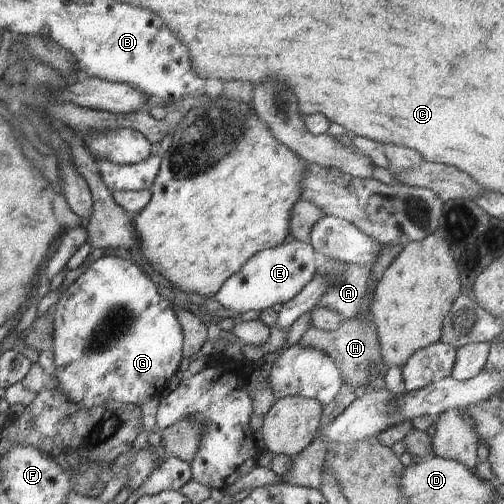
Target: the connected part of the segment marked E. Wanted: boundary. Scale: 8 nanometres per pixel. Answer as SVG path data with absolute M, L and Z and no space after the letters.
M297 240L290 244L280 244L272 249L258 252L248 263L240 270L238 275L234 274L229 280L226 280L214 299L225 309L241 314L243 312L264 311L273 307L275 304L284 305L293 300L308 282L311 282L317 270L318 257L309 243L302 243Z

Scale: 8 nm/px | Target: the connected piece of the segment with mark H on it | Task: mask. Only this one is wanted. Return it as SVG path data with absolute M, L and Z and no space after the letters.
M369 308L364 315L356 319L345 320L338 330L327 332L317 330L314 326L311 326L298 344L300 347L317 349L325 353L338 366L346 385L363 386L368 389L368 375L371 364L372 367L376 367L383 373L387 371L379 352L380 346L375 328L371 322Z

